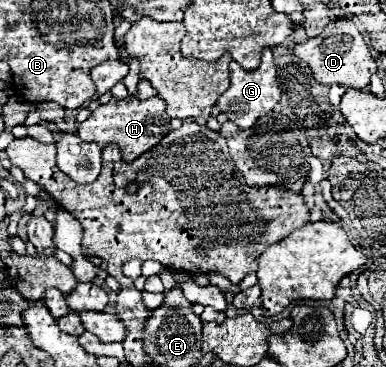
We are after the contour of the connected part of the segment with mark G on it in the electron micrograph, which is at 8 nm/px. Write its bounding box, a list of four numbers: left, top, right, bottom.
[217,47,281,129]

